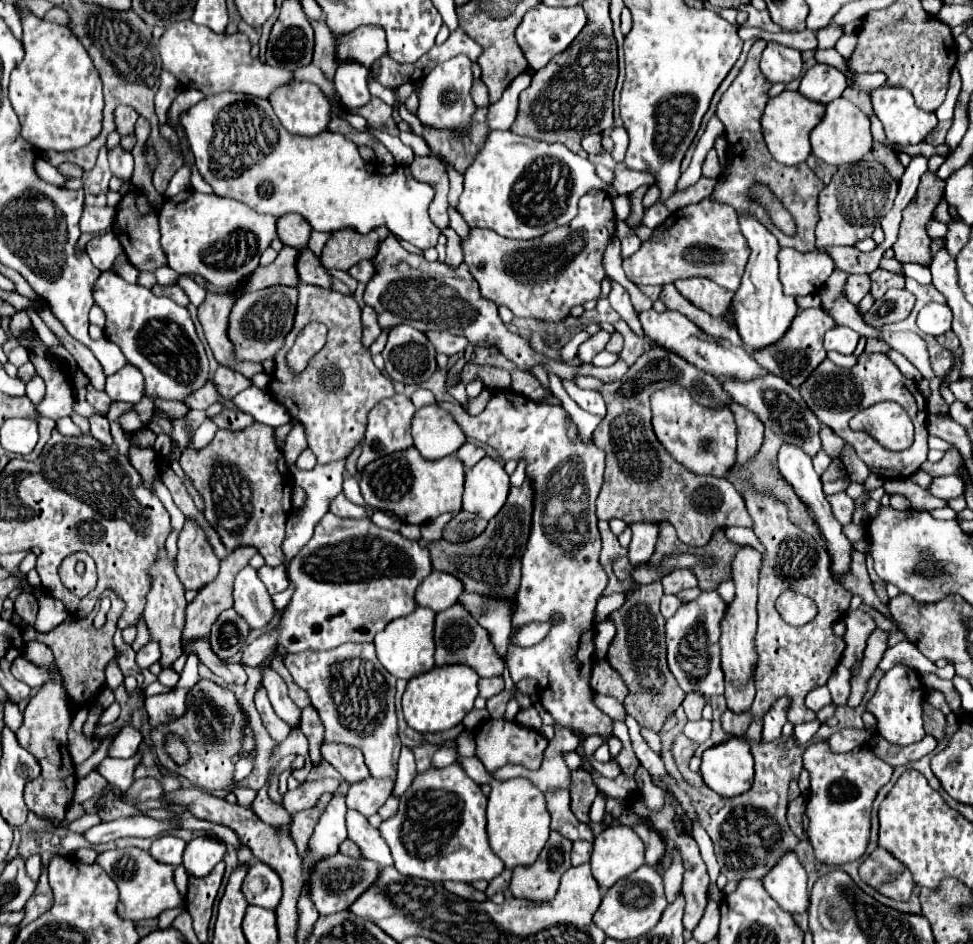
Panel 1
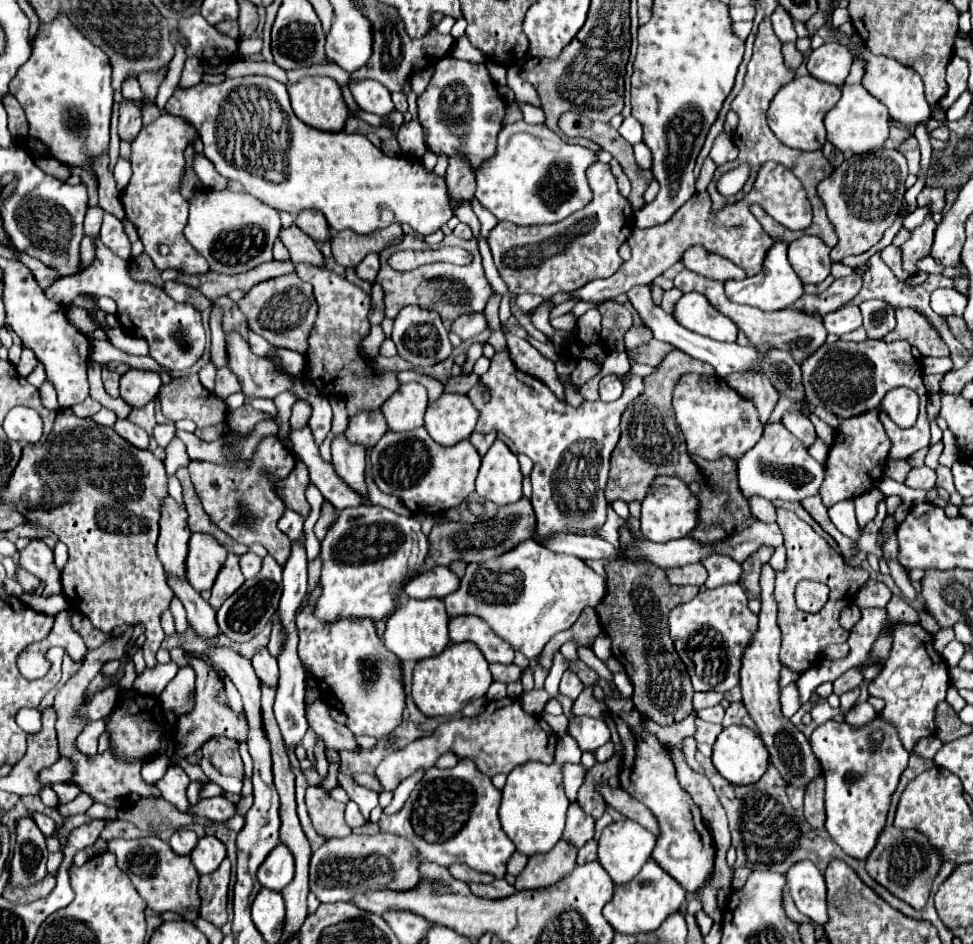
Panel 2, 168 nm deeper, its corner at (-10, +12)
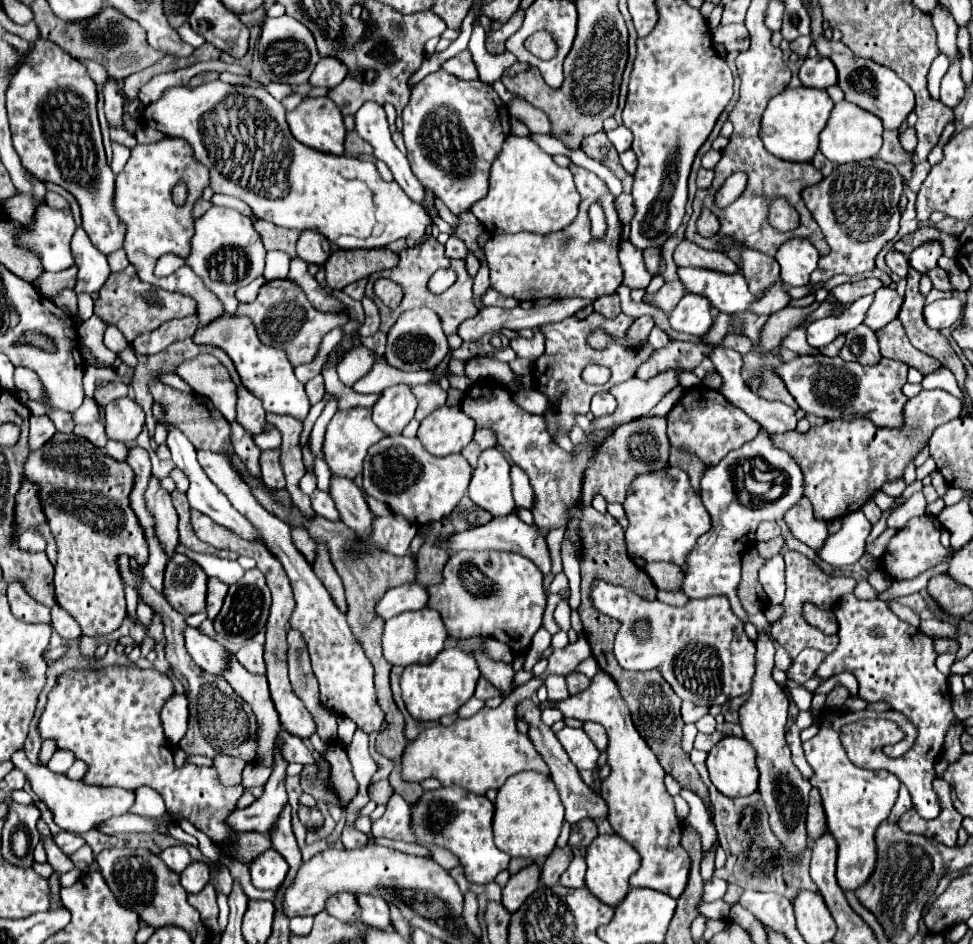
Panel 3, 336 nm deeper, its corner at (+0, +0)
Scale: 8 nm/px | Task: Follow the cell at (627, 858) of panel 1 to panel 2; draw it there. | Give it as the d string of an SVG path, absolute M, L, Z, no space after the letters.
M621 820L613 822L607 828L603 828L599 838L599 864L607 870L607 874L613 878L617 886L629 882L633 876L637 876L639 868L649 860L657 836L653 836L649 830L645 830L641 824L633 820Z

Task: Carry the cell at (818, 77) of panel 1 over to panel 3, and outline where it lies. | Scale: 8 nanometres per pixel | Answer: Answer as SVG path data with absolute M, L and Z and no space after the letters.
M823 56L815 58L805 58L805 62L799 68L799 80L803 86L811 88L829 88L837 84L837 72L835 64Z

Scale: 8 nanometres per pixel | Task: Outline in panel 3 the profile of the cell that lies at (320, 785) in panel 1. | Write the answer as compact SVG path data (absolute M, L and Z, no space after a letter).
M381 780L381 782L375 782L369 786L369 798L375 804L387 804L391 794L393 794L393 788L391 788L389 780Z

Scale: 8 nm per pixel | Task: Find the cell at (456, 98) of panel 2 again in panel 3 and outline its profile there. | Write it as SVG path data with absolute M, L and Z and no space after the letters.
M441 70L433 72L413 88L411 100L403 110L403 124L407 160L413 168L413 174L423 186L431 188L453 214L469 210L473 200L479 200L487 194L491 162L495 160L503 140L509 136L507 106L489 84L483 84L481 80L465 82Z

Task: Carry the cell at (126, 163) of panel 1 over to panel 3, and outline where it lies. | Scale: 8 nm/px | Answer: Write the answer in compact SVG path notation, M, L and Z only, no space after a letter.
M109 78L107 86L103 88L103 96L105 96L105 116L109 120L111 128L123 130L123 98L115 88L115 82Z

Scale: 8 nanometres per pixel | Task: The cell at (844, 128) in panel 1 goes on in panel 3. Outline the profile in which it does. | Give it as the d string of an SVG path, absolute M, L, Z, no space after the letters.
M841 100L841 102L835 104L831 118L829 118L827 126L823 128L823 132L819 136L819 150L833 164L867 160L867 158L873 158L873 156L879 154L881 134L883 134L883 126L881 126L881 120L875 114L859 108L857 104Z

